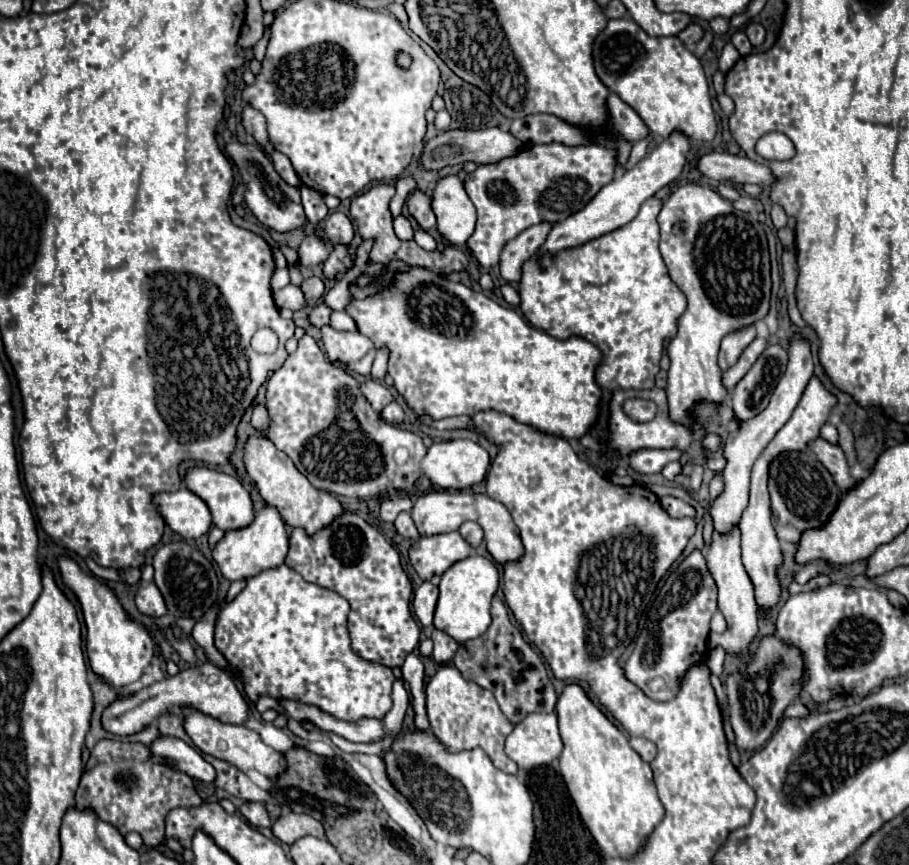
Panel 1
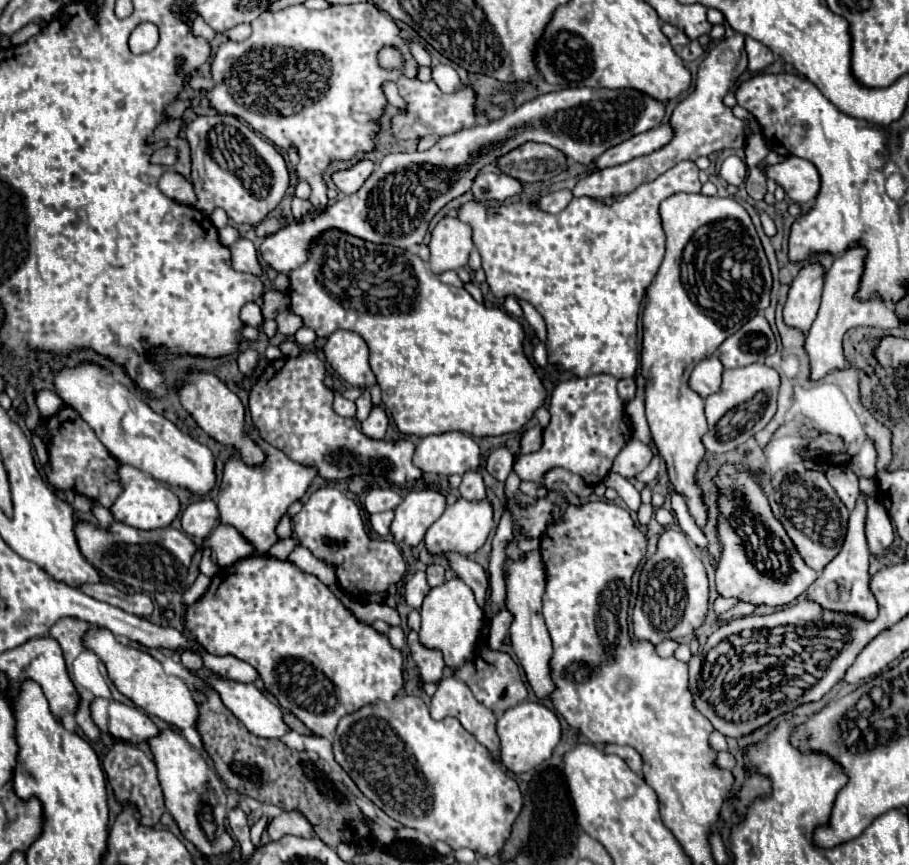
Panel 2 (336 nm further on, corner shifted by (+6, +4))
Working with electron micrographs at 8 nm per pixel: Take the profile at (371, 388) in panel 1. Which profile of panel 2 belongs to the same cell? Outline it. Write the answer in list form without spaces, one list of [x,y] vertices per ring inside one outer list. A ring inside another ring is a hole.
[[[365,390],[365,392],[355,400],[355,404],[357,404],[357,416],[355,416],[355,420],[363,422],[363,420],[365,420],[365,416],[369,416],[369,412],[371,412],[371,408],[373,408],[369,392]]]

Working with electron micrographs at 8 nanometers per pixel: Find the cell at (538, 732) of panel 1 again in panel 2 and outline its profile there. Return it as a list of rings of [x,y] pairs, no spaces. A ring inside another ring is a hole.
[[[521,702],[509,708],[497,720],[497,734],[501,740],[501,762],[513,774],[523,774],[541,762],[549,760],[561,740],[561,724],[553,710],[541,702]]]

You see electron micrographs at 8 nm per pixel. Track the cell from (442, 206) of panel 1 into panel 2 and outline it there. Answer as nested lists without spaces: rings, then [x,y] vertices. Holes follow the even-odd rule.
[[[445,216],[437,222],[431,232],[431,272],[439,274],[445,270],[457,270],[467,264],[469,252],[473,250],[471,242],[471,226],[461,222],[459,218]]]

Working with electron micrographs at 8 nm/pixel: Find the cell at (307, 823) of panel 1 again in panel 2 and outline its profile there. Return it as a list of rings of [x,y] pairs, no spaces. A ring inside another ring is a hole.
[[[299,810],[281,812],[279,816],[275,816],[267,824],[267,832],[269,832],[271,840],[279,840],[285,834],[293,834],[293,836],[301,836],[301,838],[313,838],[315,836],[311,822]]]

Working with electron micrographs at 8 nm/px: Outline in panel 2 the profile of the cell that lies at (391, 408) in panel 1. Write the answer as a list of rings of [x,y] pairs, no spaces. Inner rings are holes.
[[[375,406],[371,410],[371,414],[369,414],[369,418],[361,422],[361,430],[369,438],[383,438],[385,430],[387,430],[387,424],[389,424],[389,418],[387,418],[385,408],[383,406]]]

